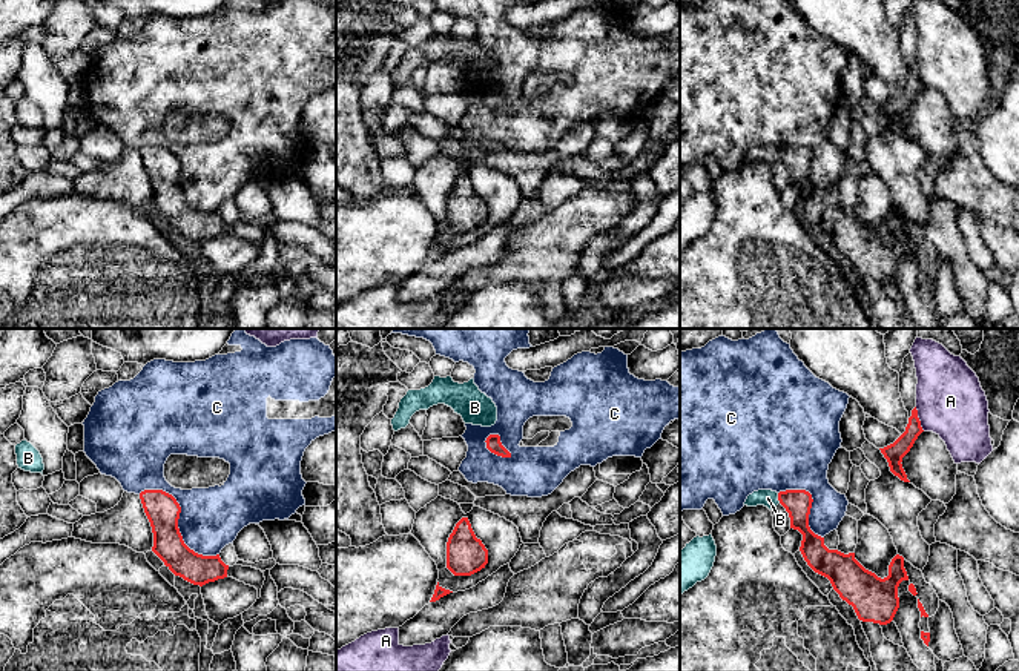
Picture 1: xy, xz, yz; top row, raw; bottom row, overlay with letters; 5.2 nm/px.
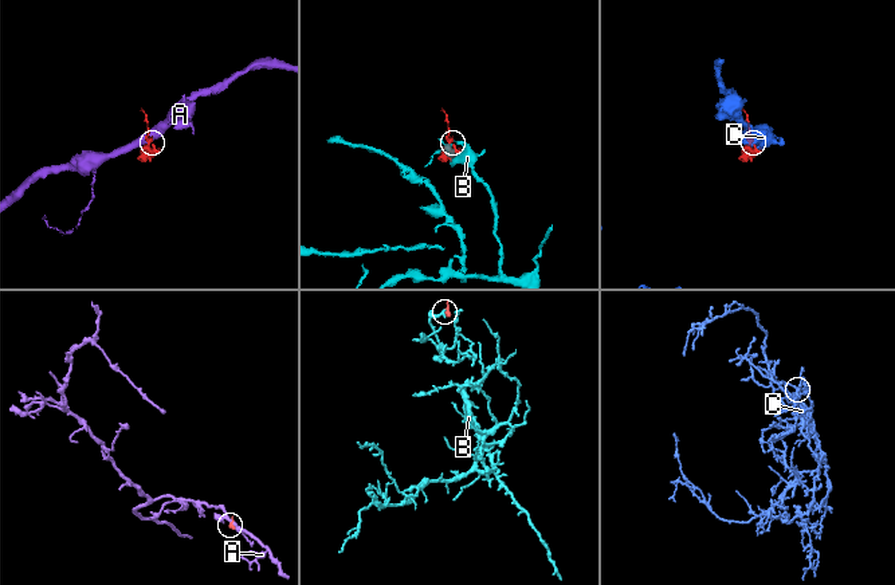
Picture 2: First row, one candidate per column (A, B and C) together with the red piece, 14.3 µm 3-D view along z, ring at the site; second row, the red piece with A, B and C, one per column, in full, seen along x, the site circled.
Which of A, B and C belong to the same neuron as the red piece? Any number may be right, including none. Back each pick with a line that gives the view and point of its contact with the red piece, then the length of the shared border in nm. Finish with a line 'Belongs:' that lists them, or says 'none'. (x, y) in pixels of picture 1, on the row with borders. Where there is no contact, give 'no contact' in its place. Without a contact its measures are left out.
Belongs: none

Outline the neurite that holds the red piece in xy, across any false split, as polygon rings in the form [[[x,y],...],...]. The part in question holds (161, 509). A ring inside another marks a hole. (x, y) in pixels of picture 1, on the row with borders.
[[[144,490],[140,499],[153,533],[152,551],[175,576],[200,587],[227,577],[229,565],[219,554],[203,556],[184,544],[178,528],[181,507],[172,494]]]

